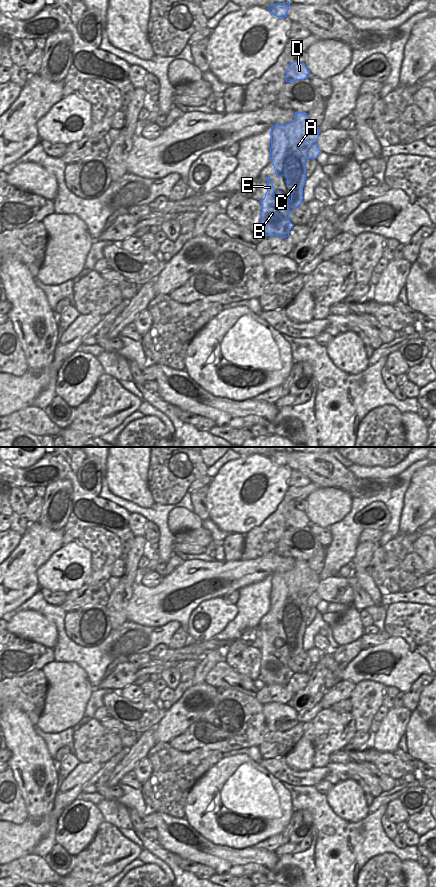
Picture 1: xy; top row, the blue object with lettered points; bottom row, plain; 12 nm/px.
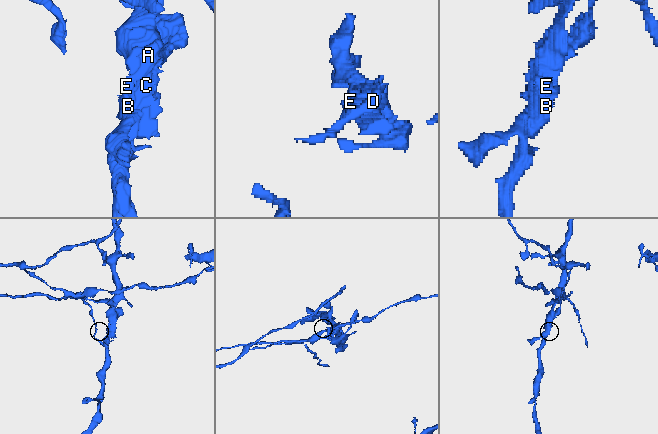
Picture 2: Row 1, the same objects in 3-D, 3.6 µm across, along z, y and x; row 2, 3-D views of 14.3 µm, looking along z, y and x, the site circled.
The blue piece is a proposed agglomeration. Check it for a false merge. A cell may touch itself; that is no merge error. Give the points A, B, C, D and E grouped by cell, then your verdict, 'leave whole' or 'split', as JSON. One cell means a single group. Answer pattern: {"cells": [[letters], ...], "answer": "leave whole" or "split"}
{"cells": [["A", "B", "C", "E"], ["D"]], "answer": "split"}

